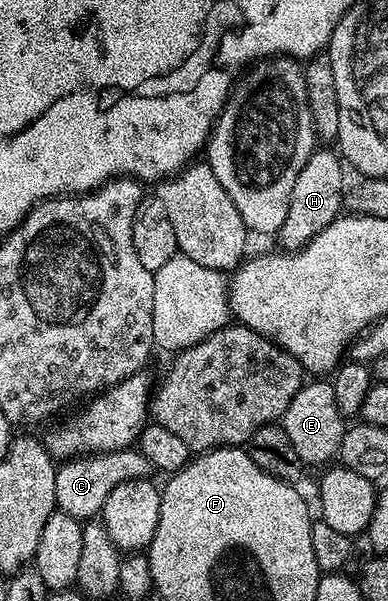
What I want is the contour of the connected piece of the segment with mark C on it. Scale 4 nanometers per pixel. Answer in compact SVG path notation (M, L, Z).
M136 447L71 457L62 460L56 466L56 470L56 508L82 523L96 518L100 514L107 495L111 495L111 491L115 491L115 487L119 487L119 483L134 481L135 479L149 479L155 473L153 464Z

